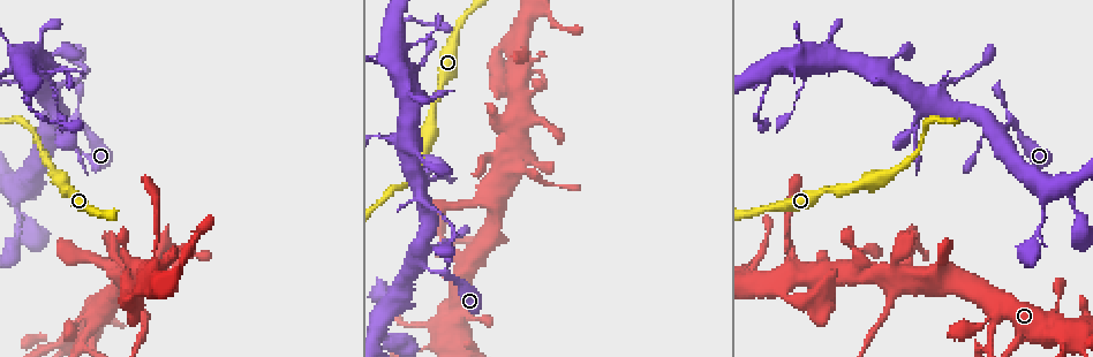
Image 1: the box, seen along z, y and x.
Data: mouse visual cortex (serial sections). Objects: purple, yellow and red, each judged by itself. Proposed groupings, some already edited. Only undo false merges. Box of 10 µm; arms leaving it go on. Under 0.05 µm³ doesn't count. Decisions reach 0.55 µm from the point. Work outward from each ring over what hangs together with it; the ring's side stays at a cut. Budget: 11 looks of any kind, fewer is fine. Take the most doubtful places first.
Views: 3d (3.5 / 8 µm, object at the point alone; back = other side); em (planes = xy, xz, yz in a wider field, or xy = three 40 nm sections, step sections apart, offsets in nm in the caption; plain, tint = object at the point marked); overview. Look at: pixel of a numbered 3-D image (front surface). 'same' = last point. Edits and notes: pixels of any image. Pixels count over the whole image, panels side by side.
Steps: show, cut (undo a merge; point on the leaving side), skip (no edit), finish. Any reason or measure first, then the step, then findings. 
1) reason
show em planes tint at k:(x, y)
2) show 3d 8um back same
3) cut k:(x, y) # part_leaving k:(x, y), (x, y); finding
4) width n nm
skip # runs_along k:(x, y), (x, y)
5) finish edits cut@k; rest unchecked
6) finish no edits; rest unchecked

looks like a crossing
show 3d 3.5um at 1:(424, 198)

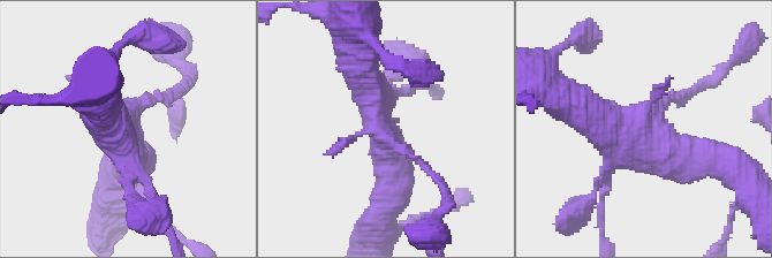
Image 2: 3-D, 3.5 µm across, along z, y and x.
skip # runs_along 2:(723, 159), (666, 156), (589, 113); continuous, no second cell

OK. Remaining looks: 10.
abrupt turn
show 3d 3.5um at 1:(524, 152)

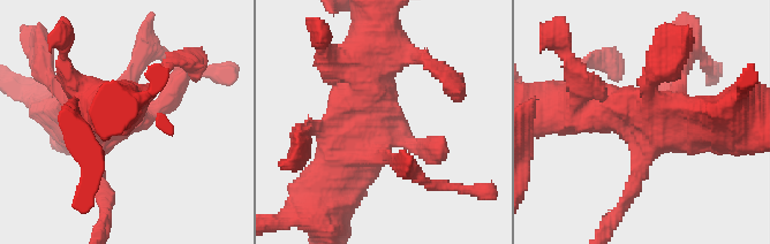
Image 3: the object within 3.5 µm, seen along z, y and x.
show em xy step 3 tint at 3:(381, 120)

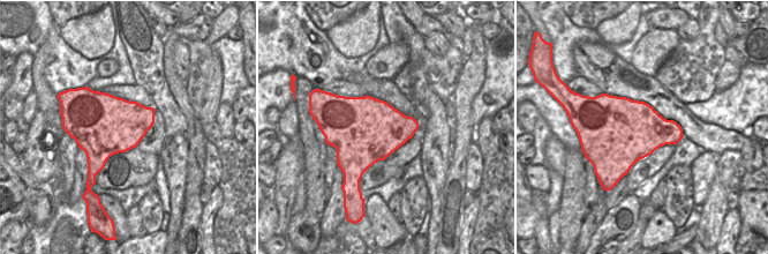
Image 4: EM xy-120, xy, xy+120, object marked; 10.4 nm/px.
skip # runs_along 3:(331, 201), (353, 164), (367, 56); one cell here

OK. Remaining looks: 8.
four or more arms meet
show 3d 3.5um at 1:(514, 40)

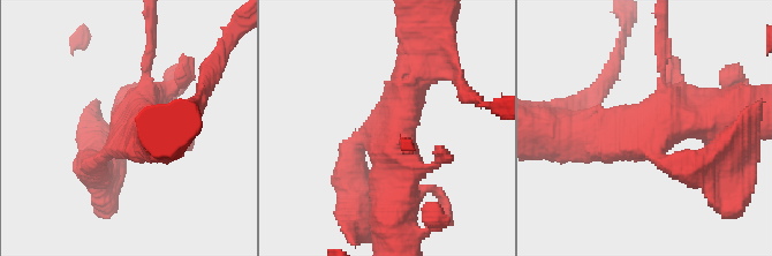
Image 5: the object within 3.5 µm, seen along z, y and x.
now the EM
show em xy step 1 tint at 5:(382, 131)

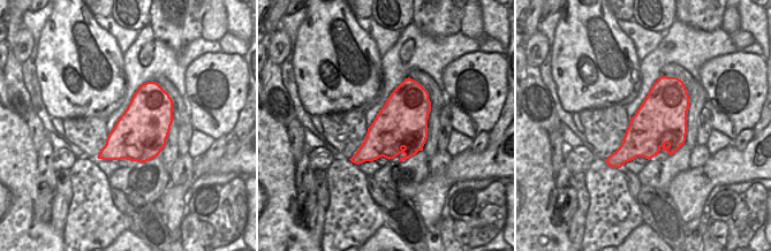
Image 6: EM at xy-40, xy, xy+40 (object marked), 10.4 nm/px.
skip # runs_along 5:(747, 112), (664, 119), (603, 144); one cell here

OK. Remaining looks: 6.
finish no edits; rest unchecked

